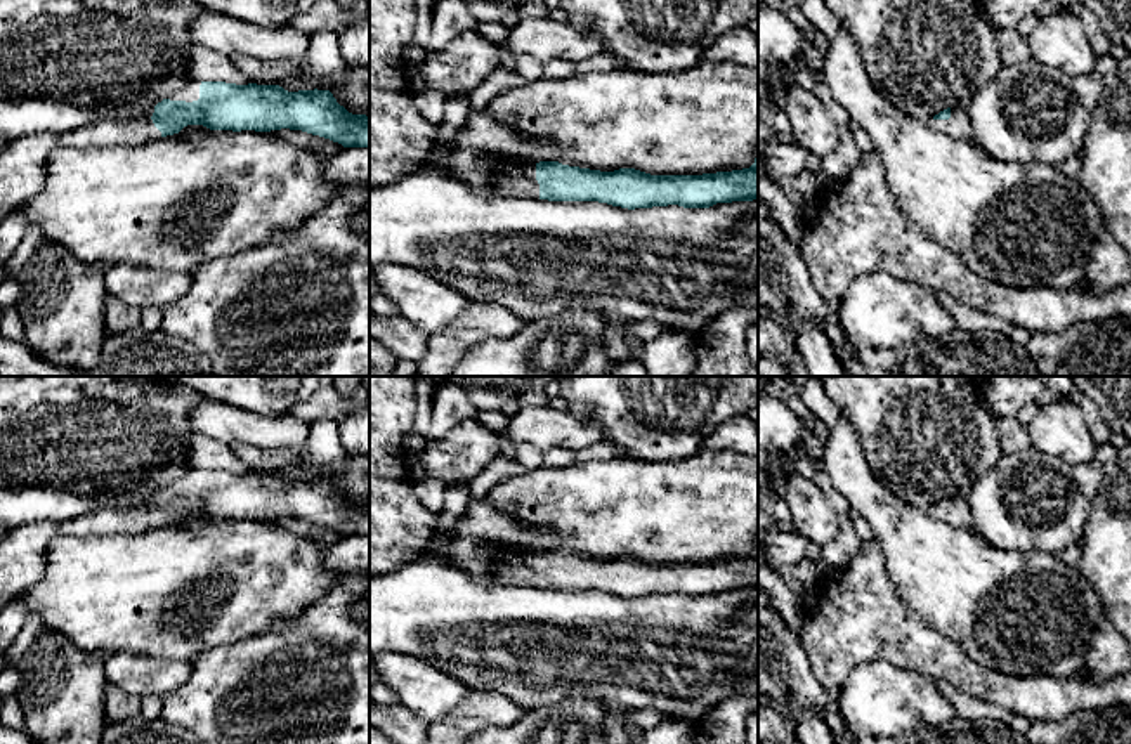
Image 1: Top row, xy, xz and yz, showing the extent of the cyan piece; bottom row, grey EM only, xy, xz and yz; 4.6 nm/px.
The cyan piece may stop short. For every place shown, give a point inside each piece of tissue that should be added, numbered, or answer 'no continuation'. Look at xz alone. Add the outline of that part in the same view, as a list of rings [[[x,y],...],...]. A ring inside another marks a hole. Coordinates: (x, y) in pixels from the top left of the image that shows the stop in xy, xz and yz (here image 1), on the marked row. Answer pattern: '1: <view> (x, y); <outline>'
1: xz (521, 181); [[[526,161],[517,168],[503,168],[498,173],[494,173],[487,196],[489,198],[519,196],[539,199],[536,163]]]

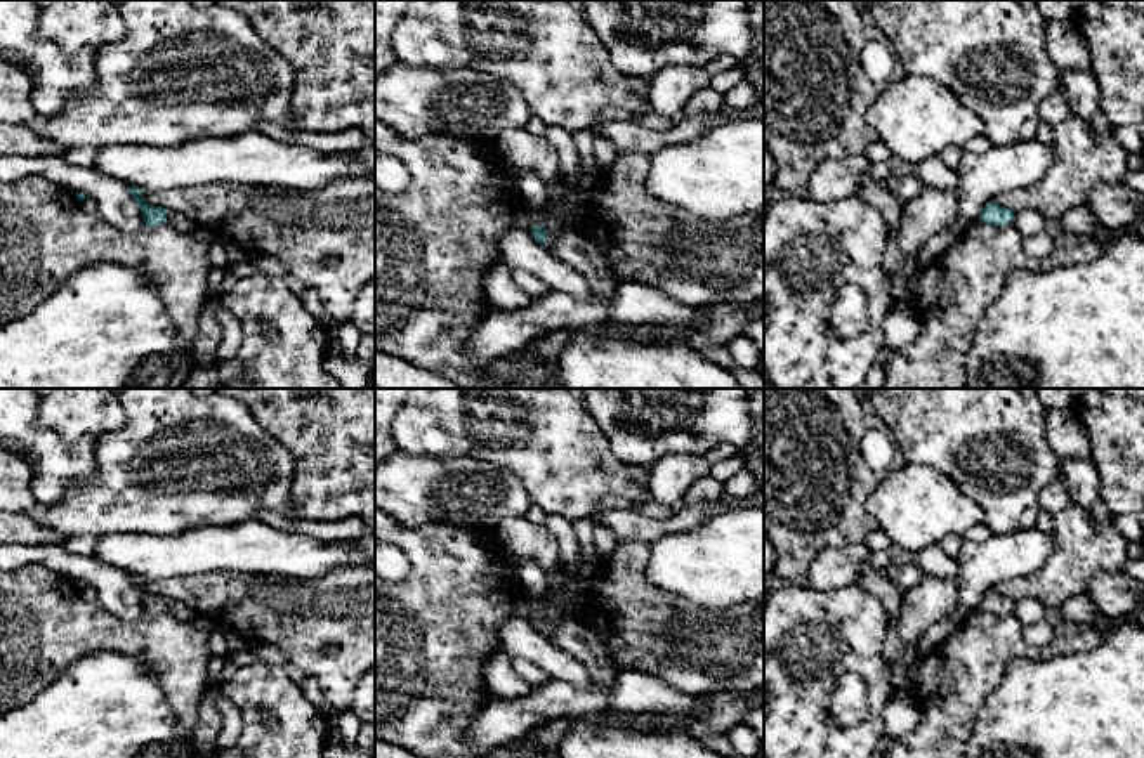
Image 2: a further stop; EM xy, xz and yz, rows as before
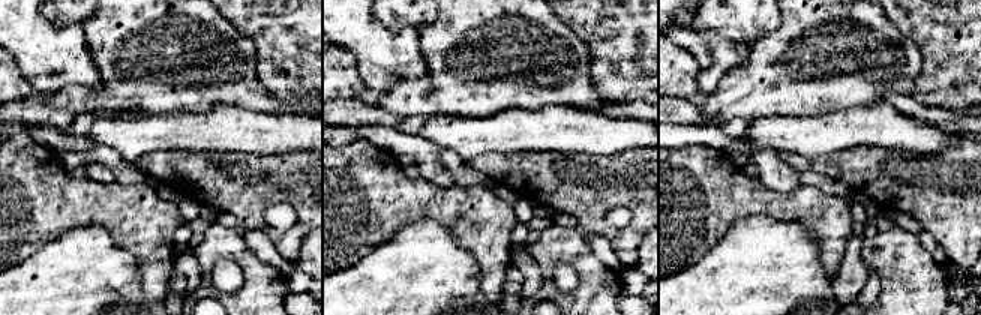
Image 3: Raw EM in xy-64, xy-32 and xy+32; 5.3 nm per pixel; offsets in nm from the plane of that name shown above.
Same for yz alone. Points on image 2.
no continuation

